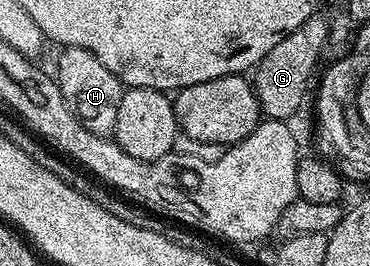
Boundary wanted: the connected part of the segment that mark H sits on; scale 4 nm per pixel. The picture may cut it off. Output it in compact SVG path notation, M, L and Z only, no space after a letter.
M65 47L58 53L60 55L55 63L53 78L59 84L61 97L65 97L71 112L81 121L81 125L85 125L85 129L89 129L89 133L114 136L117 108L121 106L121 97L125 90L123 82L109 73L109 69L105 69L105 65L101 65L101 61L97 61L97 57L89 53L89 49Z

